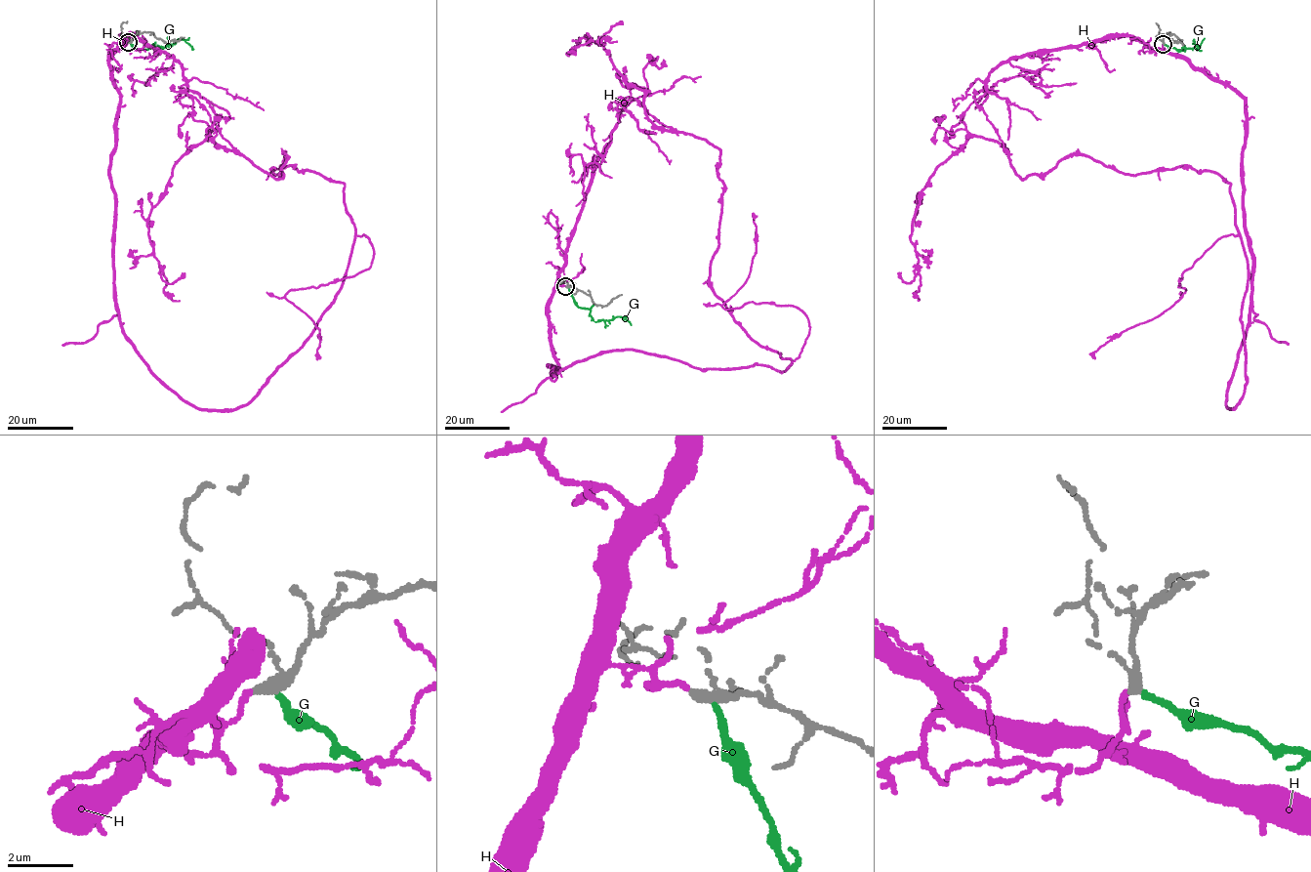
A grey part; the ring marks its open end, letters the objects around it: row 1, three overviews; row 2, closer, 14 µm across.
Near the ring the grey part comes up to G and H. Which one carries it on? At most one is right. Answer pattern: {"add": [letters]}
{"add": ["H"]}

